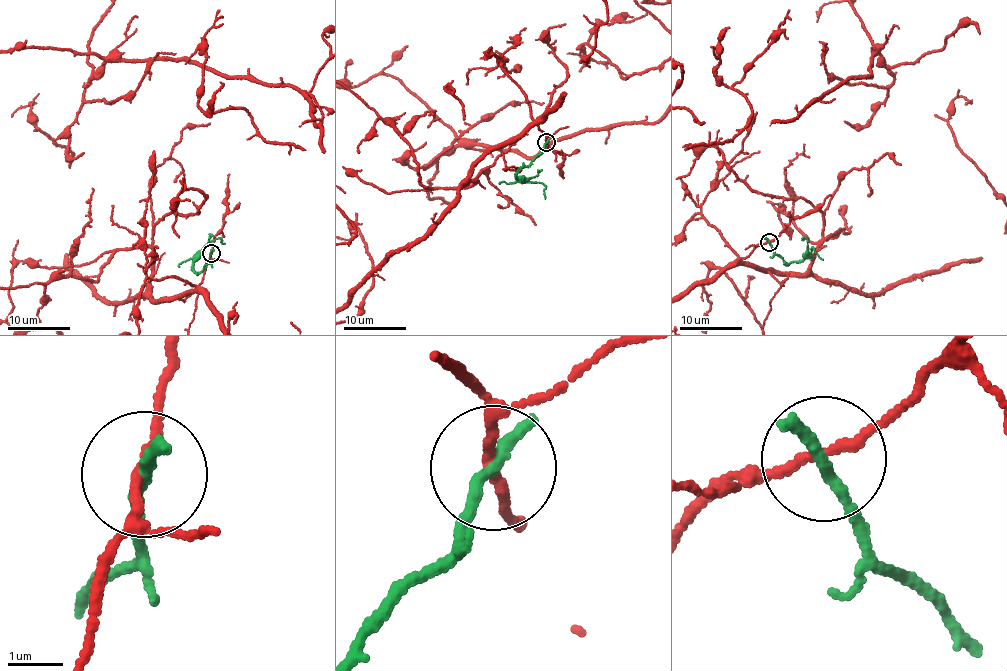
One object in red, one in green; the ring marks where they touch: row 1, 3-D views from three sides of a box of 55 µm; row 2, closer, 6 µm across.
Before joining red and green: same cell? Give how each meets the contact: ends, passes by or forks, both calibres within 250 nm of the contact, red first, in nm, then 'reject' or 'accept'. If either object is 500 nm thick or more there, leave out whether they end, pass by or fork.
red passes by; green ends; calibres 160 and 280 nm; reject

